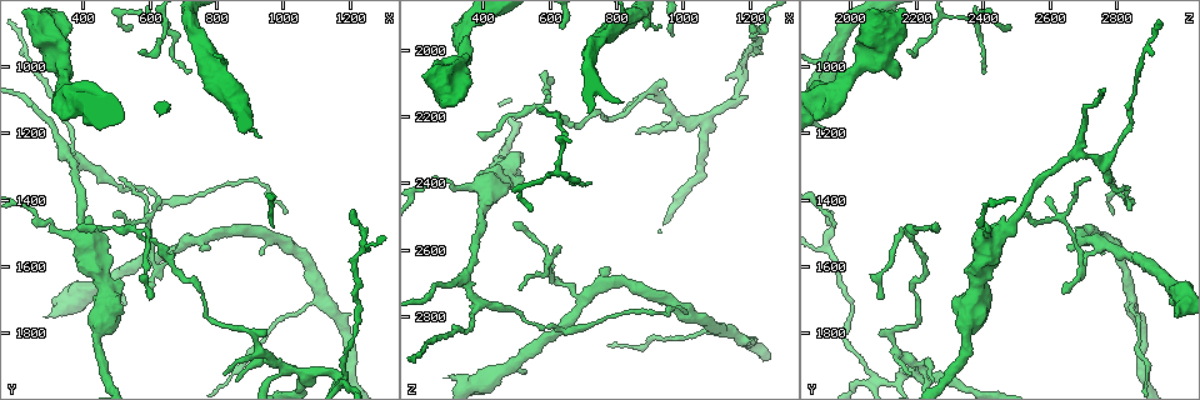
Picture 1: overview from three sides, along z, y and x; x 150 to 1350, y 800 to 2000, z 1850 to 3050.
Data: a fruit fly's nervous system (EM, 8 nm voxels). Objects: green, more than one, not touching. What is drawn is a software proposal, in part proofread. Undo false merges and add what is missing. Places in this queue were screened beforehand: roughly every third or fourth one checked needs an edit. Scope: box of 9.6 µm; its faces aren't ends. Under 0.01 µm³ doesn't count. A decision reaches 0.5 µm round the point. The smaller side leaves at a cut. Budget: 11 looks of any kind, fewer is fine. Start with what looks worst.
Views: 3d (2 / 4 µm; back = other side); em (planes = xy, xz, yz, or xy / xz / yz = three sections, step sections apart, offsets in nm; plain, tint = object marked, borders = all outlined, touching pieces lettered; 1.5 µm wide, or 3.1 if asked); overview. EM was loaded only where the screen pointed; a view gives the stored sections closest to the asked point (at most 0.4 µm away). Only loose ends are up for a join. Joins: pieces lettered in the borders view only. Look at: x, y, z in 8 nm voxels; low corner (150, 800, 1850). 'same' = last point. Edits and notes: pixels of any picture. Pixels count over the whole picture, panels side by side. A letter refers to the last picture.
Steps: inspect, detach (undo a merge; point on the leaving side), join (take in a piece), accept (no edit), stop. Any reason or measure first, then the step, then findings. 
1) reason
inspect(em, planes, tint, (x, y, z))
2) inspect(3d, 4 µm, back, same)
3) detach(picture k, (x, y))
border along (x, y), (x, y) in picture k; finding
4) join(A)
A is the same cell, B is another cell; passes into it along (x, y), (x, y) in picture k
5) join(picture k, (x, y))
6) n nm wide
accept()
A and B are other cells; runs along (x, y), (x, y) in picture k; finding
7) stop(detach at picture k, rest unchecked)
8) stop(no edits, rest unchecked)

four-way junction
inspect(em, xy, step 8, tint, (1070, 1930, 2220))

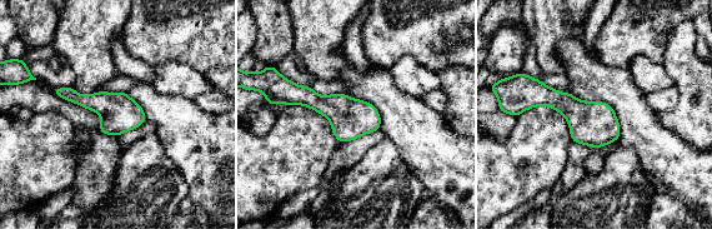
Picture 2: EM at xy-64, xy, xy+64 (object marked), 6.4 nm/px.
cut it another way
inspect(em, planes, borders, same)

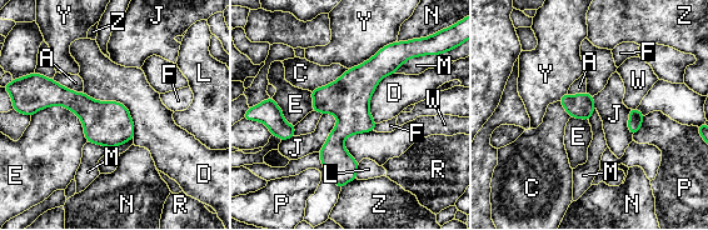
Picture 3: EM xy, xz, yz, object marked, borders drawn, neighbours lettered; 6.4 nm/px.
280 nm wide; D touches over 440 nm
accept()
A, C, D, E, F, J, L, M, N, P, R, W, Y and Z are other cells; one neuron here

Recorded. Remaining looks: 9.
free end
inspect(em, yz, step 4, plain, (720, 1020, 2400))

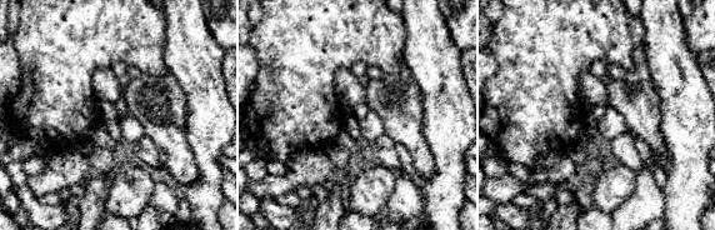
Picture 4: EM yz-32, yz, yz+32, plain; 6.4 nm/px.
what lies round it
inspect(em, yz, step 4, borders, same)

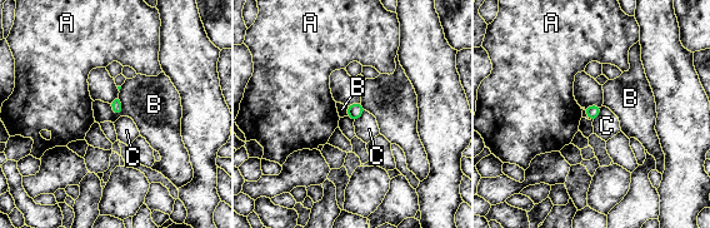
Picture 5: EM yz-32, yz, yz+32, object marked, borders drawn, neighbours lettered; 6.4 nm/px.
B touches over 140 nm
accept()
A, B and C are other cells; border along (601, 107), (593, 122) in picture 5; no lettered piece goes on from it

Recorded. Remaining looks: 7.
an open end
inspect(em, planes, tint, (530, 1710, 2970))

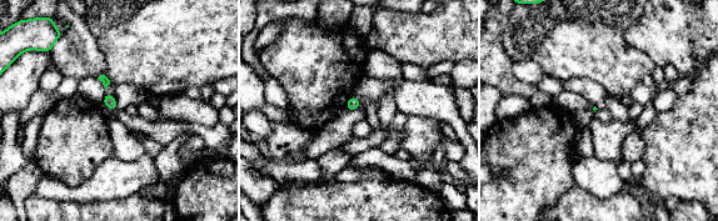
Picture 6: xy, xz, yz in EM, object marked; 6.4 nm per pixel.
inspect(em, planes, borders, same)

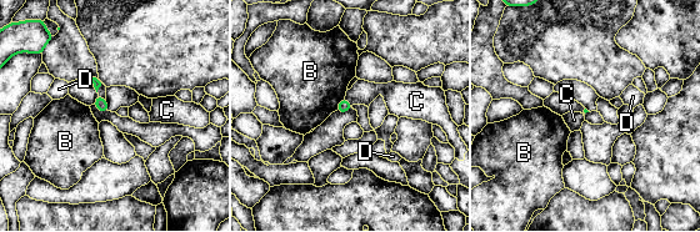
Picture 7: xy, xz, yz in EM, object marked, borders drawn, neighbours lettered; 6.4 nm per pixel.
accept()
B, C and D are other cells; border along (344, 97), (351, 105) in picture 7; none of them fits

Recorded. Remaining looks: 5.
an open end
inspect(3d, 4 µm, (290, 1760, 2980))

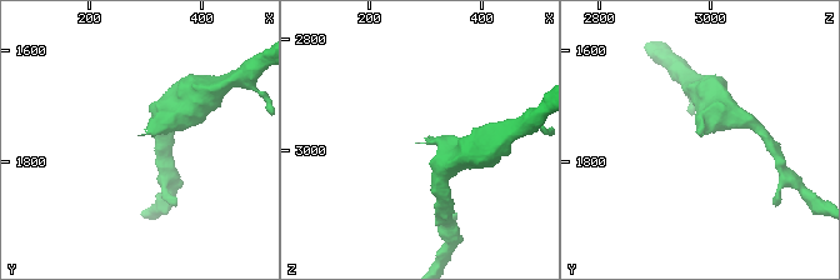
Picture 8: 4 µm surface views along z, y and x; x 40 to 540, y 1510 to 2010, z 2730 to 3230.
inspect(em, xy, step 4, tint, (290, 1750, 2985))

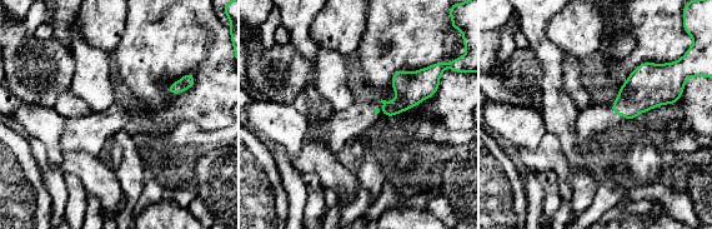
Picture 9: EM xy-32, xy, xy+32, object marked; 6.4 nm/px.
another direction
inspect(em, planes, borders, same)

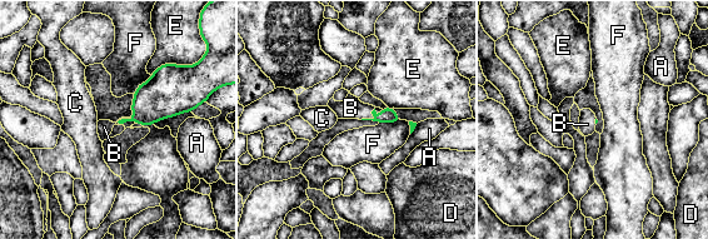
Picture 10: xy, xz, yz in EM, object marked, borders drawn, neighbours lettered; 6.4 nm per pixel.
join(B)
B is the same cell, A, C, D, E and F are other cells; passes into it along (389, 115), (372, 113), (350, 108) in picture 10; the neuron continues

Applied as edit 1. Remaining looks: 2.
stop(join at picture 10, rest unchecked)

